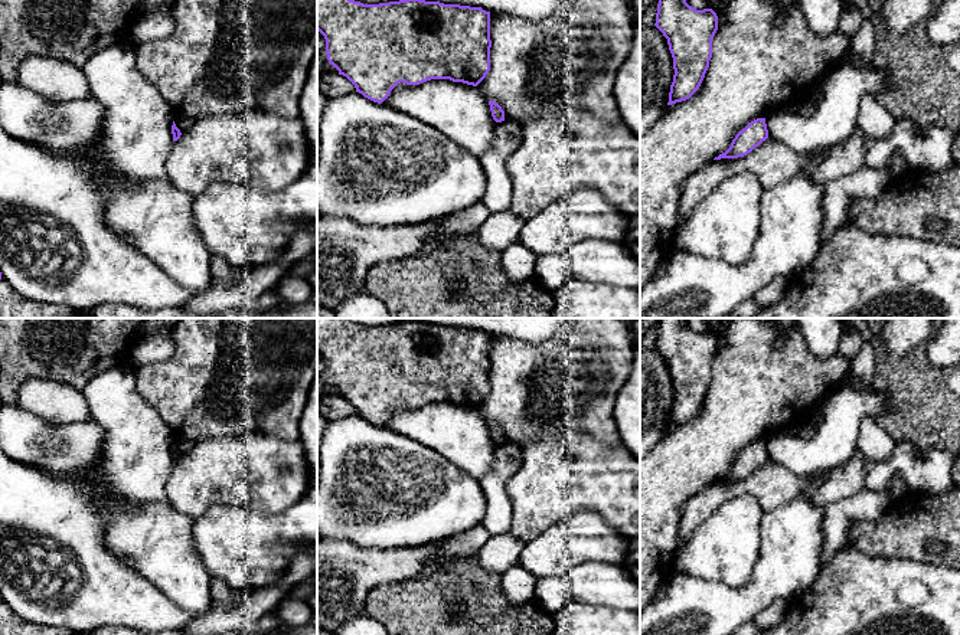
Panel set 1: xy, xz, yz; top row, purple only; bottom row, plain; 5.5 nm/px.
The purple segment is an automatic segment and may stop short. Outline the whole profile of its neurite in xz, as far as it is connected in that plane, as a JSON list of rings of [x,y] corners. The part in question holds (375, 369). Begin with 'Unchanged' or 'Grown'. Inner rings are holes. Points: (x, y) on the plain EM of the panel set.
Unchanged. [[[317,318],[317,353],[326,361],[329,386],[378,426],[399,405],[450,402],[477,409],[490,393],[490,334],[481,330],[419,321],[363,327],[346,318]]]

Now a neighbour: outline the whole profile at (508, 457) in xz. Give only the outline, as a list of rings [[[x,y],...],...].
[[[505,442],[496,448],[490,471],[479,479],[487,498],[487,511],[480,524],[492,536],[510,533],[513,503],[507,494],[507,481],[520,465],[520,446]]]

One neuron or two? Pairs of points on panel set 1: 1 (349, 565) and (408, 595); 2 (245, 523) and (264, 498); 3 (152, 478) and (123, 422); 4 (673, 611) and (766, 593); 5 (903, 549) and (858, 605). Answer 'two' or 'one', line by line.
1: two
2: two
3: one
4: one
5: two

